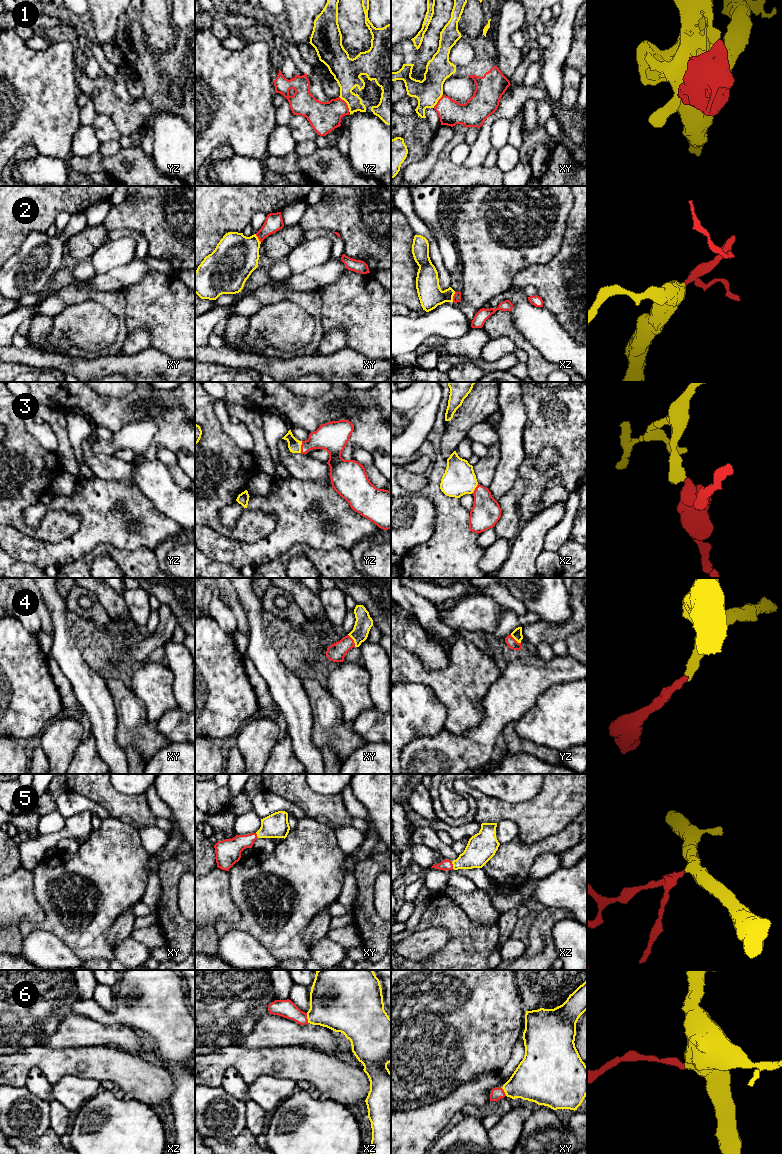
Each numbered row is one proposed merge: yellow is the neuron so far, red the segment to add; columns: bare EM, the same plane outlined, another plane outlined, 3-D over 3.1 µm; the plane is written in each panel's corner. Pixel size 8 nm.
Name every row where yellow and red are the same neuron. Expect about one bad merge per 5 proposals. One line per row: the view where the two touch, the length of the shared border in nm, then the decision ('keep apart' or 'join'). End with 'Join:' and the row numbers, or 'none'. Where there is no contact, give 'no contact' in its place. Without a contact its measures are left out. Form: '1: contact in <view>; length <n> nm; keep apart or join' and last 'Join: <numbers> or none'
1: contact in yz; length 150 nm; join
2: contact in xz; length 80 nm; join
3: contact in yz; length 100 nm; join
4: contact in xy; length 120 nm; join
5: contact in xz; length 70 nm; join
6: contact in xz; length 80 nm; join
Join: 1, 2, 3, 4, 5, 6

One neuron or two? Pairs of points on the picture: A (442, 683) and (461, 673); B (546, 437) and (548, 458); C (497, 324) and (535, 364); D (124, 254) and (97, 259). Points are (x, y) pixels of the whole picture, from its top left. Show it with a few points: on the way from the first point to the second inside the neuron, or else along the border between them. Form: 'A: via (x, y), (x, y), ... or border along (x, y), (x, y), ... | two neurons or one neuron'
A: via (447, 683), (451, 683), (456, 678) | one neuron
B: border along (558, 451), (545, 447), (540, 452), (535, 467) | two neurons
C: via (508, 330), (532, 353) | one neuron
D: via (117, 254), (111, 254), (104, 259) | one neuron

